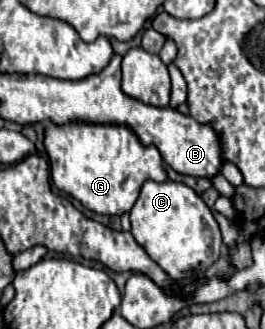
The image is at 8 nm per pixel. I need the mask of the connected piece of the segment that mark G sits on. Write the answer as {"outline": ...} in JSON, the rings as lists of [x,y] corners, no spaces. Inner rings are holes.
{"outline":[[[69,122],[45,128],[45,150],[51,160],[53,184],[97,214],[123,214],[135,204],[145,180],[167,180],[165,164],[155,146],[145,146],[129,126]]]}

